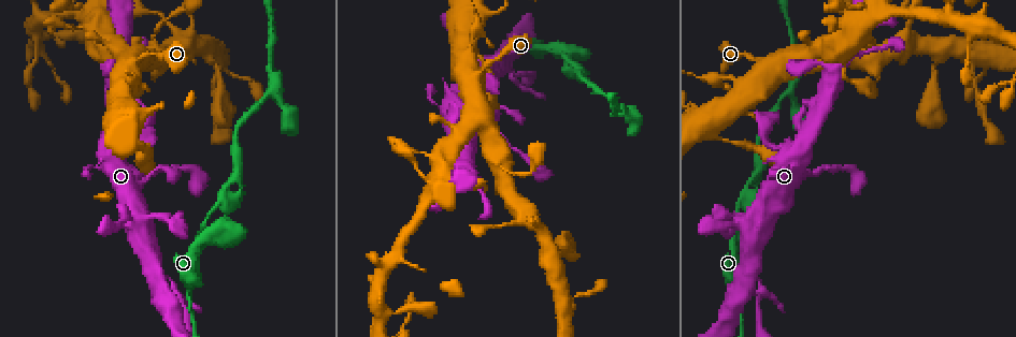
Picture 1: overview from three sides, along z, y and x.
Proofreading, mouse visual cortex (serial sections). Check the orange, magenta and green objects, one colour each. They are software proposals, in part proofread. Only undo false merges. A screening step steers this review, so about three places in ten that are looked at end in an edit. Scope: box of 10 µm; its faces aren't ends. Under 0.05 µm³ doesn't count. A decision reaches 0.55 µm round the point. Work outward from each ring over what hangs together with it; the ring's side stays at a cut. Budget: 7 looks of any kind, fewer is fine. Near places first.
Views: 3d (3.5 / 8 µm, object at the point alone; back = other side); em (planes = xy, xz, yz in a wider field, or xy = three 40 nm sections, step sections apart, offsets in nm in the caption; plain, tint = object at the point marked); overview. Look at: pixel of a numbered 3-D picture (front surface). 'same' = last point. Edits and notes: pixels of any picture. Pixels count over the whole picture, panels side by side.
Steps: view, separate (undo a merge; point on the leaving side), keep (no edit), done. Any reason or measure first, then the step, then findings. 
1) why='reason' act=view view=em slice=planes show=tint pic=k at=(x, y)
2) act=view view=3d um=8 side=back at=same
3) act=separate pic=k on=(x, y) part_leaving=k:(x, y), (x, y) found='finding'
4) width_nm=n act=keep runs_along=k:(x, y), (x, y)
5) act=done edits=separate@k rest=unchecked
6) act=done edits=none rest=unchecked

why='calibre changes' act=view view=3d um=3.5 pic=1 at=(143, 175)

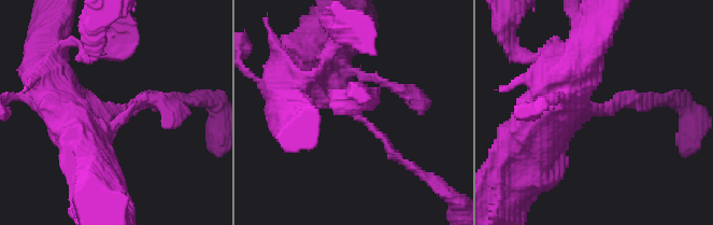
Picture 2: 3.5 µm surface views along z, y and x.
act=view view=em slice=xy step=2 show=tint pic=2 at=(356, 117)

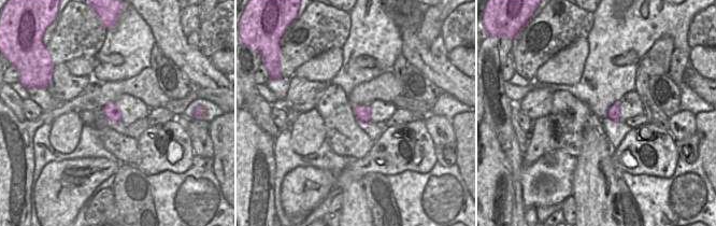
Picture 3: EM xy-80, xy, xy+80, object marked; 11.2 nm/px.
arm_widths_nm=150,450 act=keep runs_along=2:(304, 66), (311, 83), (407, 163) found='one cell here'

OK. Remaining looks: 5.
why='arms part here' act=view view=3d um=3.5 pic=1 at=(549, 50)

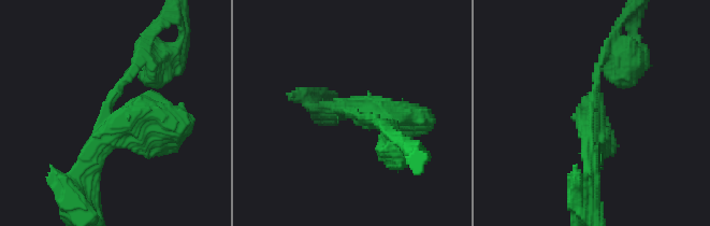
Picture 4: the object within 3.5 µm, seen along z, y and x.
act=view view=em slice=xy step=5 show=tint pic=4 at=(589, 124)

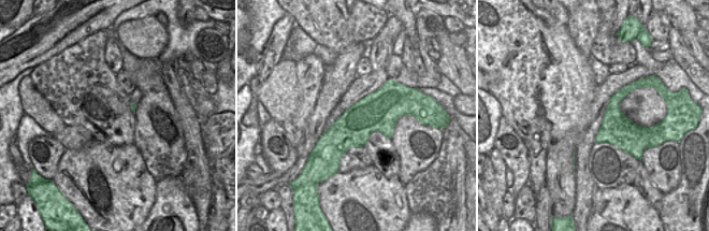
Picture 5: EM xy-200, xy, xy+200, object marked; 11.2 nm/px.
width_nm=440 act=separate pic=4 on=(147, 113) found='a second cell is stuck on'

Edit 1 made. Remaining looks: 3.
why='a narrow waist' act=view view=3d um=3.5 side=back pic=1 at=(757, 185)

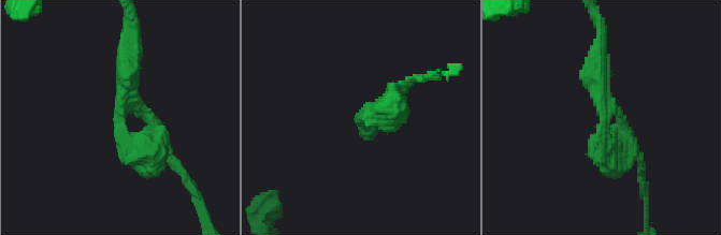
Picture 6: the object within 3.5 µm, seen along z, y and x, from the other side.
arm_widths_nm=300,300 why='shape alone is not enough' act=view view=em slice=xy step=1 show=tint pic=6 at=(361, 117)

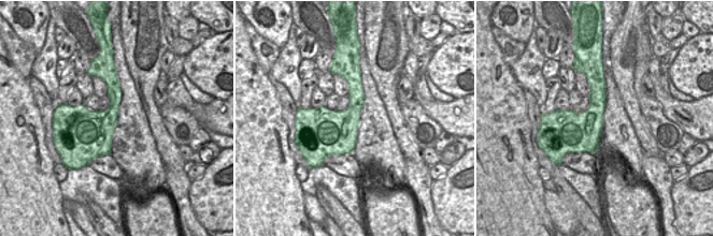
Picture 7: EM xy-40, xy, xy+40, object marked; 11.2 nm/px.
width_nm=480 act=keep runs_along=6:(630, 146), (602, 136), (600, 50) found='one cell here'

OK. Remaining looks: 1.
act=done edits=separate@4 rest=unchecked

